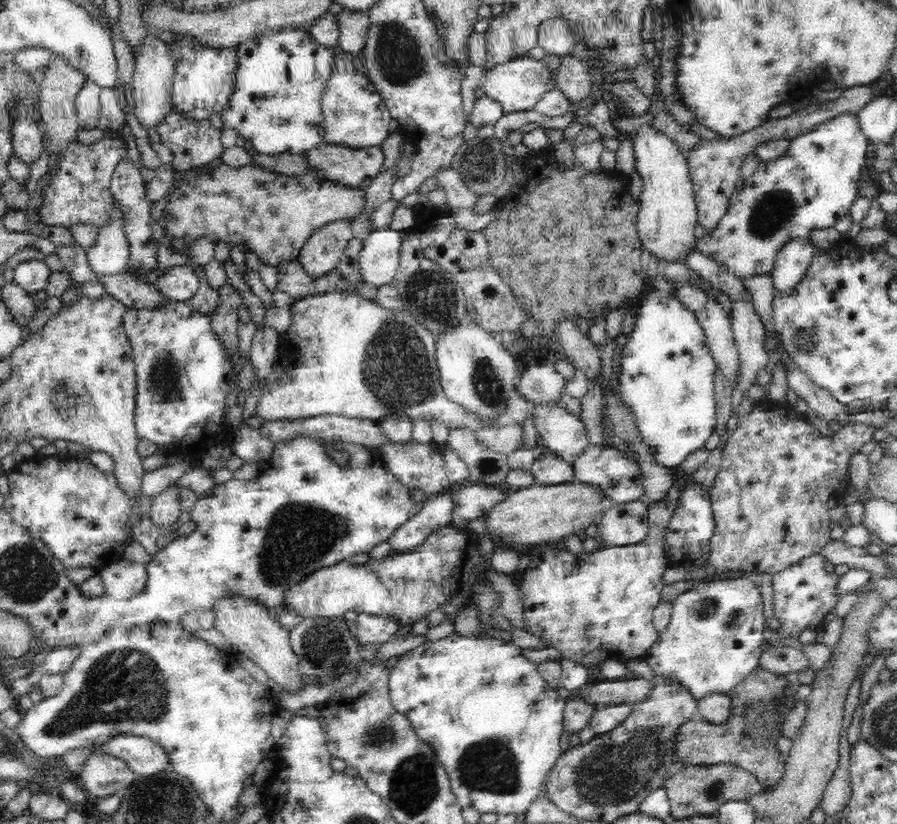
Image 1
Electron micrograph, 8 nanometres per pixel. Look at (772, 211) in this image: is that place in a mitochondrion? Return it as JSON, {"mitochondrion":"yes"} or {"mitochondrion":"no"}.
{"mitochondrion":"yes"}

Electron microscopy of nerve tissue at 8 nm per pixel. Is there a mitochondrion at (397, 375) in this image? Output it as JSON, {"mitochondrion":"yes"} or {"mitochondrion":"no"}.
{"mitochondrion":"yes"}

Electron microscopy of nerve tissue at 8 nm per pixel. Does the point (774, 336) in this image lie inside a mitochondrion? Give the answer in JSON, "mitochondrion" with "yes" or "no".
{"mitochondrion":"no"}

